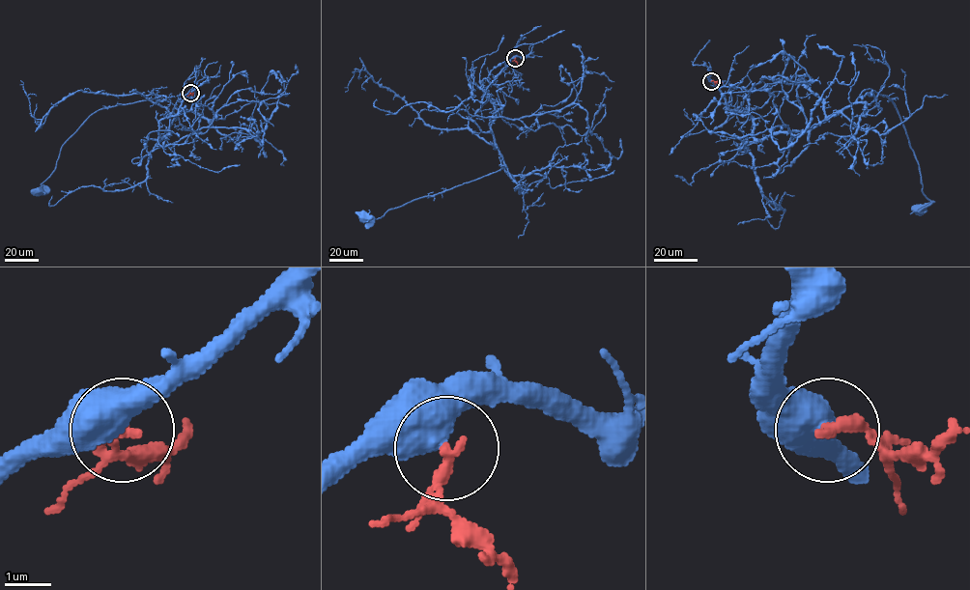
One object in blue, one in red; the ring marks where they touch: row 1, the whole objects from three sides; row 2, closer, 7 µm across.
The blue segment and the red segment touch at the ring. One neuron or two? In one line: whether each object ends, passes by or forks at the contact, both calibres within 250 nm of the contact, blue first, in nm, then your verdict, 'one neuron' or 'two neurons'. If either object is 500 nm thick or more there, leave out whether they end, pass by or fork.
700 nm thick on the blue side, 320 nm on the other; two neurons

